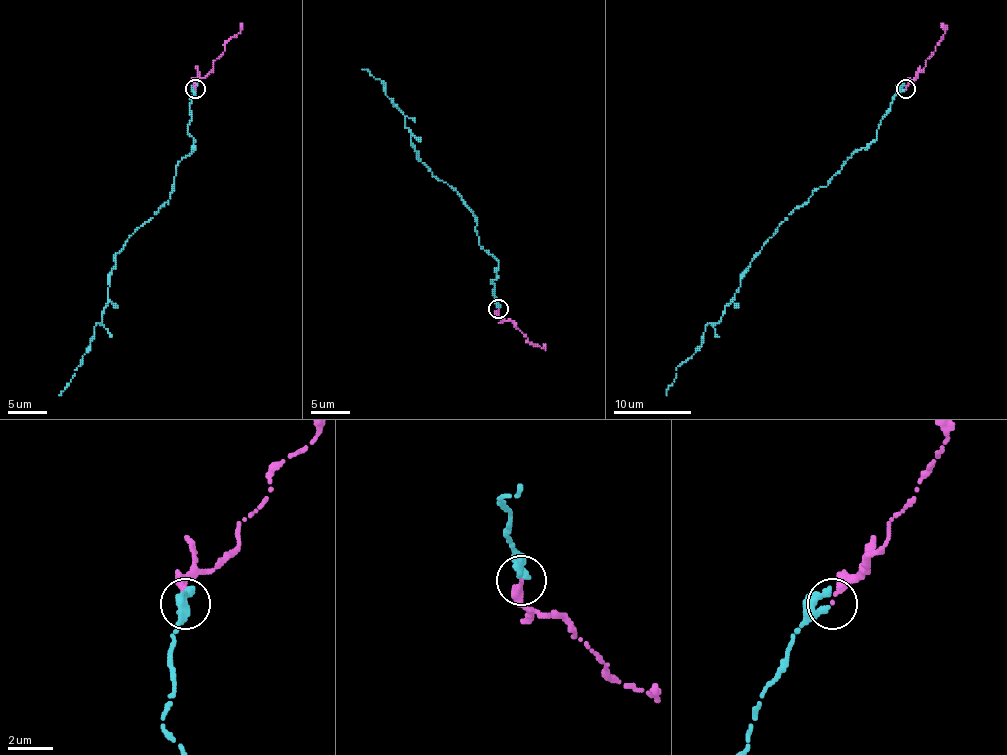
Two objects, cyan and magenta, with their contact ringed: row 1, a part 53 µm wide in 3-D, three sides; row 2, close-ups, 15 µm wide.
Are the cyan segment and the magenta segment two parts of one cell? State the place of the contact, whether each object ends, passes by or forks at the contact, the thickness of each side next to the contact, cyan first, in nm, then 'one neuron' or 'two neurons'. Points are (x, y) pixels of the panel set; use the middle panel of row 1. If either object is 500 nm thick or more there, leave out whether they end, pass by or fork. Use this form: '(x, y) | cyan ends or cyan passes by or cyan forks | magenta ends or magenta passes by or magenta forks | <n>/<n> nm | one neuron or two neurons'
(498, 308) | cyan passes by | magenta ends | 240/200 nm | one neuron

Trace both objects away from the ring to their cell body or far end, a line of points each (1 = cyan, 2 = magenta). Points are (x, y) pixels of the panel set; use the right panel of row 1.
1: (904, 89), (877, 138), (789, 214), (756, 255), (725, 313), (705, 327), (701, 346), (676, 368), (666, 395)
2: (906, 89), (945, 33), (941, 23)

